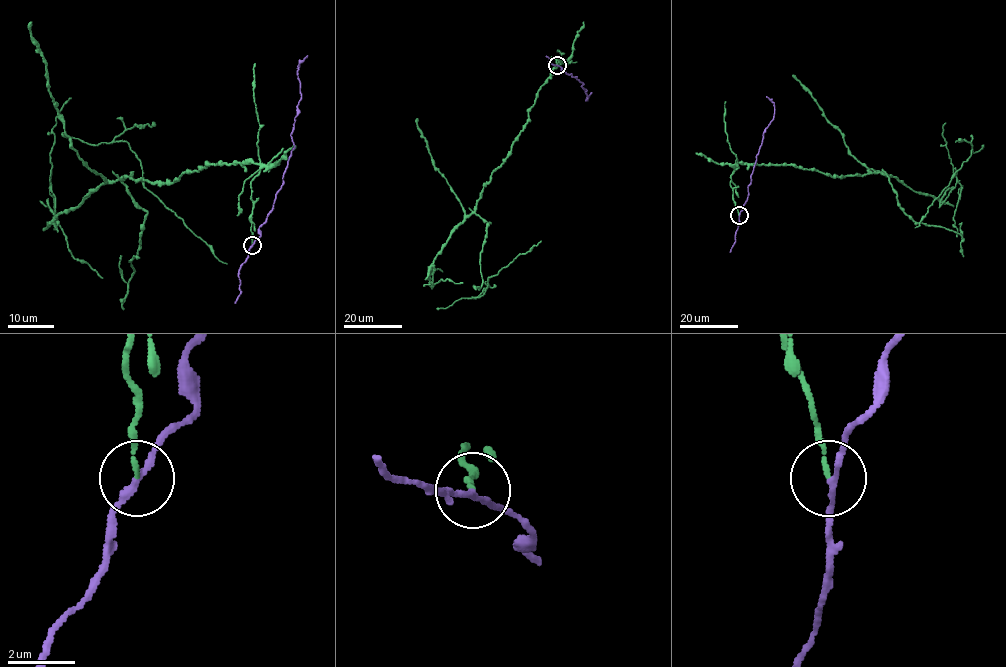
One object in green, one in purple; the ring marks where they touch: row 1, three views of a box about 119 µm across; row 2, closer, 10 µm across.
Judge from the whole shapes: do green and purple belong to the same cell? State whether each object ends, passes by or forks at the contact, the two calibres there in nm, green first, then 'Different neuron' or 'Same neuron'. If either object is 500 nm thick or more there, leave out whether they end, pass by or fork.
At the ring green ends. At the ring purple passes by. Thickness 110 nm (green) against 170 nm. Different neuron

